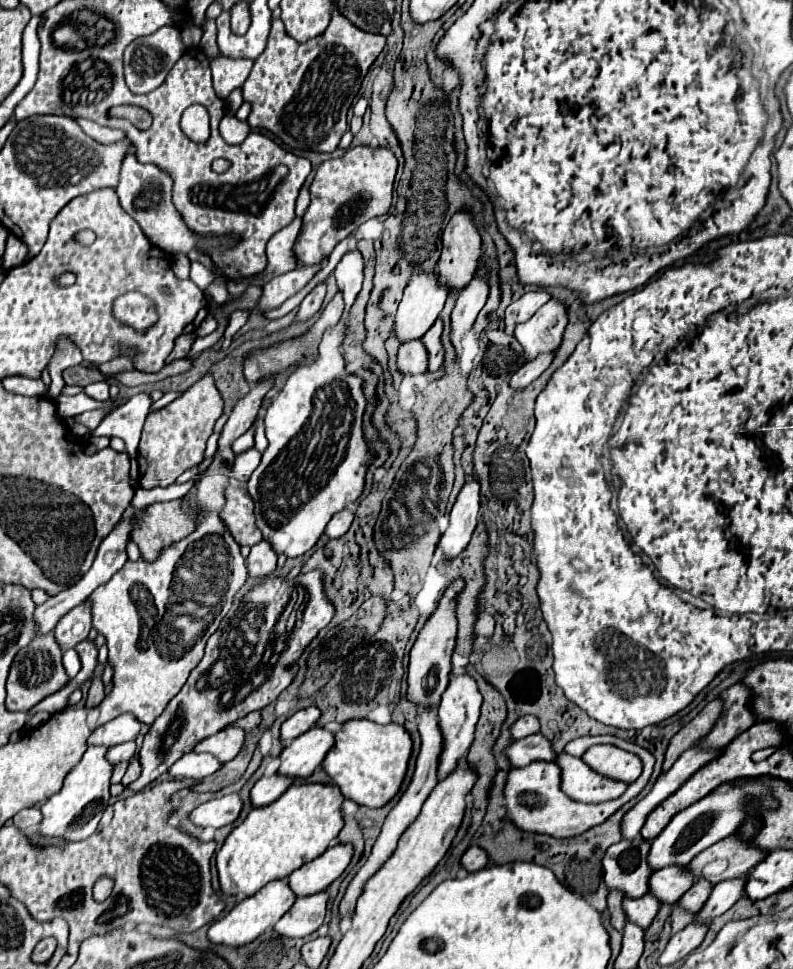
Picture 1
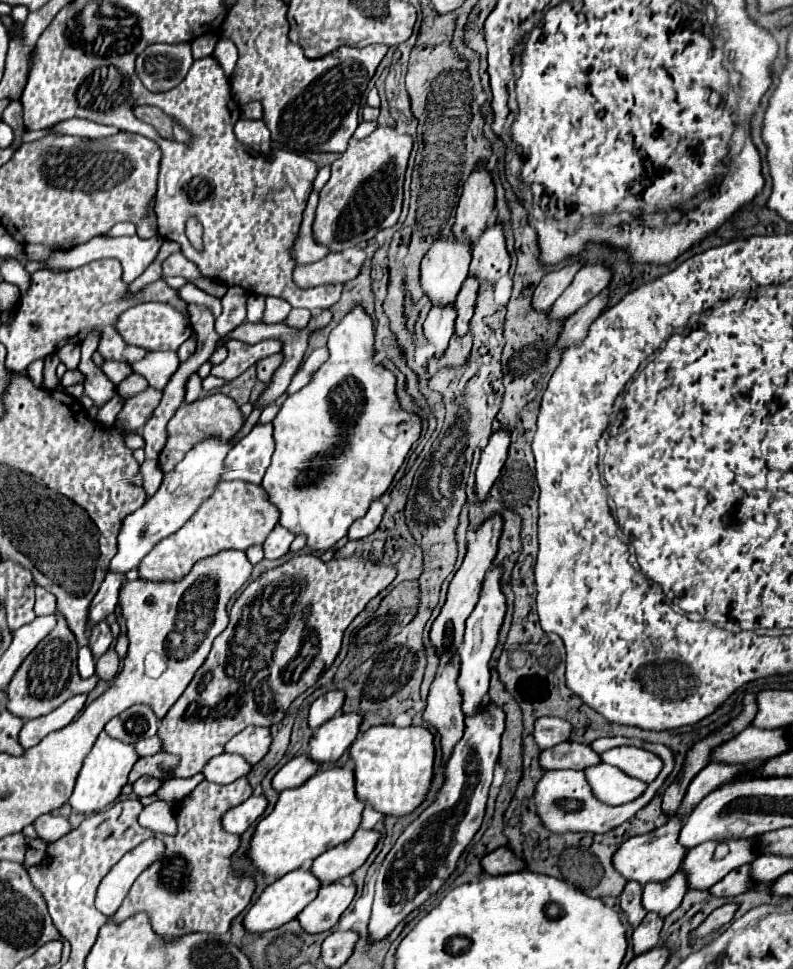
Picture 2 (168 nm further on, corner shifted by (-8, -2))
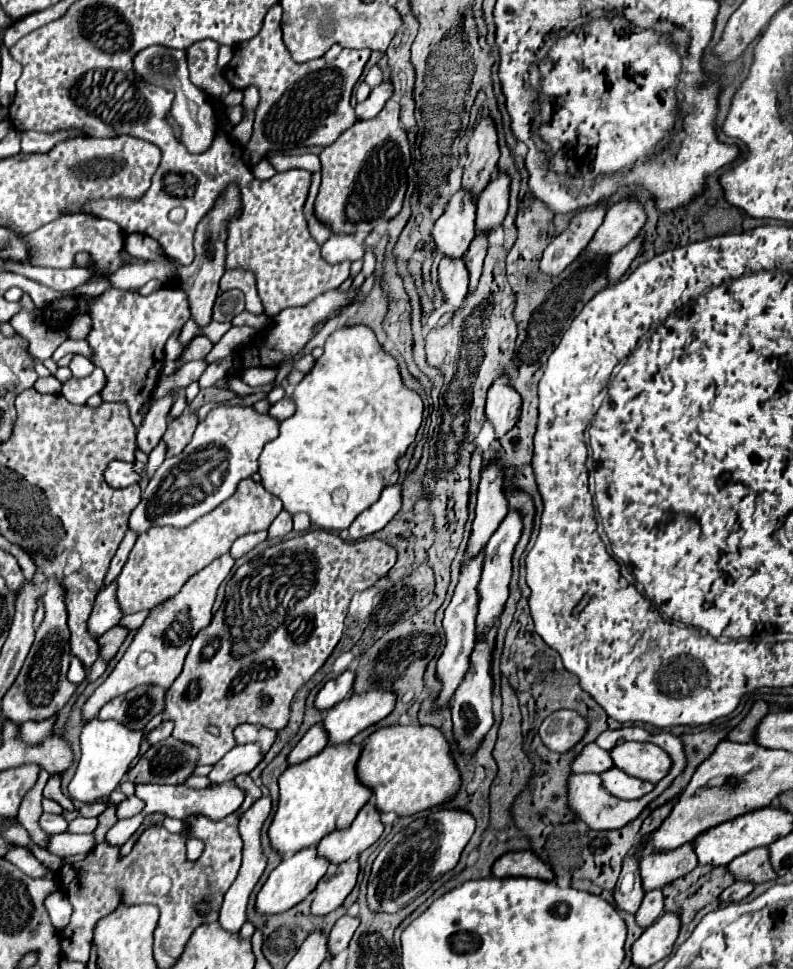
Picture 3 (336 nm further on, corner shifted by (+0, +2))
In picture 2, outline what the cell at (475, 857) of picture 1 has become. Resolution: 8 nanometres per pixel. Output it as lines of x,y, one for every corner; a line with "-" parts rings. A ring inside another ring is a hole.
496,848
494,852
486,854
480,864
482,864
482,870
492,876
518,872
524,868
524,862
520,862
508,848

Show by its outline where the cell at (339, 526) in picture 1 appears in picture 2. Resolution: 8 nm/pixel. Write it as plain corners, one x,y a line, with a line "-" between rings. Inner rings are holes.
374,500
370,504
368,512
360,520
354,520
352,526
348,528
348,540
360,540
360,538
372,534
378,528
378,524
380,524
384,508
386,508
384,500

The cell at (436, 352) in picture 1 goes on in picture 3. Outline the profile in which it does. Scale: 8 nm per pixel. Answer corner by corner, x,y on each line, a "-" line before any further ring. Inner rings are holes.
476,234
466,252
466,266
470,270
470,290
474,290
474,284
478,284
486,250
488,250
488,234
484,234
484,236

